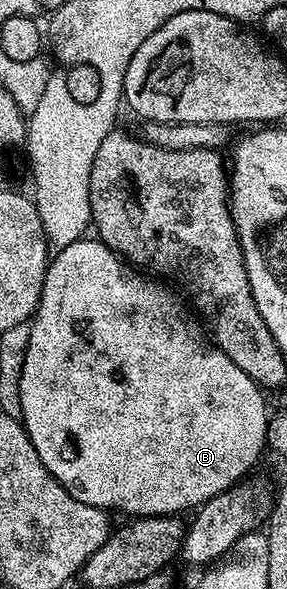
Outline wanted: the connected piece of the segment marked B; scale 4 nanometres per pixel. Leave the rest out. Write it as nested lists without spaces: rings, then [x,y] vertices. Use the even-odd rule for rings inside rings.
[[[80,238],[51,256],[48,272],[44,274],[40,303],[36,306],[36,313],[27,328],[28,344],[24,347],[24,360],[20,363],[18,415],[42,465],[46,465],[48,472],[75,499],[86,505],[111,509],[113,512],[125,511],[128,517],[179,516],[184,513],[180,511],[191,512],[193,509],[198,509],[218,493],[236,486],[247,476],[244,474],[259,461],[260,454],[266,451],[270,422],[270,410],[268,411],[267,405],[264,404],[265,392],[253,379],[246,377],[246,373],[242,373],[242,369],[238,369],[238,365],[234,365],[234,361],[230,361],[226,353],[220,351],[202,327],[200,332],[199,326],[201,327],[201,324],[194,318],[185,300],[171,286],[165,285],[159,278],[141,273],[106,244],[100,242],[99,238]]]

